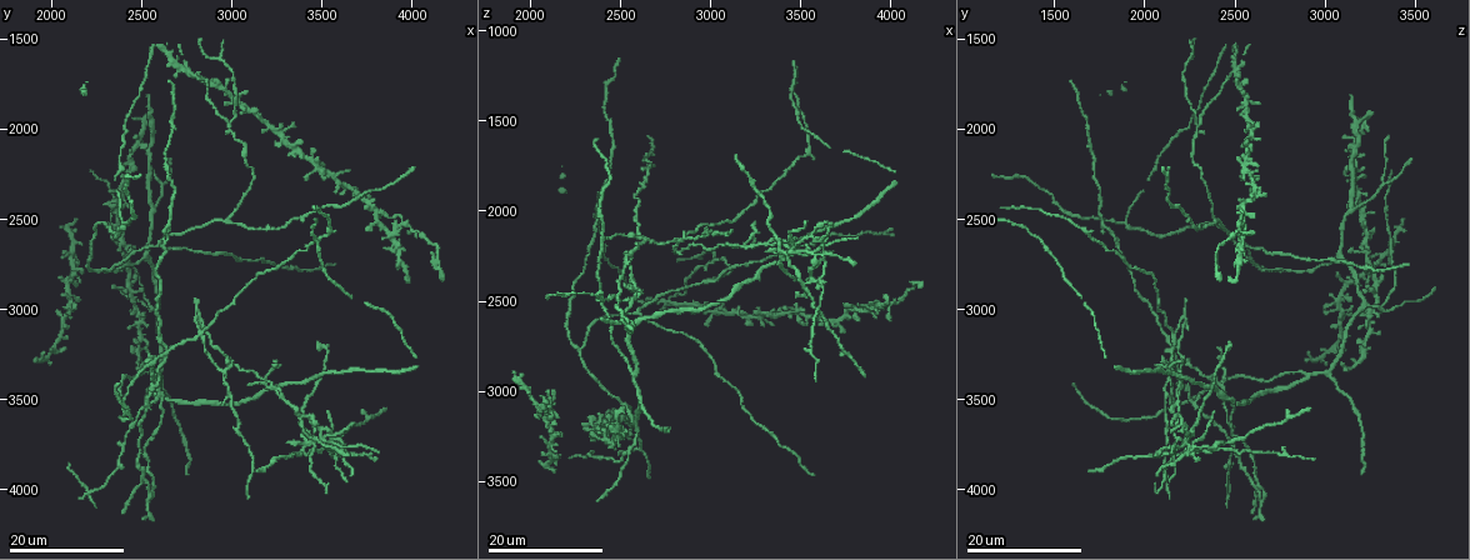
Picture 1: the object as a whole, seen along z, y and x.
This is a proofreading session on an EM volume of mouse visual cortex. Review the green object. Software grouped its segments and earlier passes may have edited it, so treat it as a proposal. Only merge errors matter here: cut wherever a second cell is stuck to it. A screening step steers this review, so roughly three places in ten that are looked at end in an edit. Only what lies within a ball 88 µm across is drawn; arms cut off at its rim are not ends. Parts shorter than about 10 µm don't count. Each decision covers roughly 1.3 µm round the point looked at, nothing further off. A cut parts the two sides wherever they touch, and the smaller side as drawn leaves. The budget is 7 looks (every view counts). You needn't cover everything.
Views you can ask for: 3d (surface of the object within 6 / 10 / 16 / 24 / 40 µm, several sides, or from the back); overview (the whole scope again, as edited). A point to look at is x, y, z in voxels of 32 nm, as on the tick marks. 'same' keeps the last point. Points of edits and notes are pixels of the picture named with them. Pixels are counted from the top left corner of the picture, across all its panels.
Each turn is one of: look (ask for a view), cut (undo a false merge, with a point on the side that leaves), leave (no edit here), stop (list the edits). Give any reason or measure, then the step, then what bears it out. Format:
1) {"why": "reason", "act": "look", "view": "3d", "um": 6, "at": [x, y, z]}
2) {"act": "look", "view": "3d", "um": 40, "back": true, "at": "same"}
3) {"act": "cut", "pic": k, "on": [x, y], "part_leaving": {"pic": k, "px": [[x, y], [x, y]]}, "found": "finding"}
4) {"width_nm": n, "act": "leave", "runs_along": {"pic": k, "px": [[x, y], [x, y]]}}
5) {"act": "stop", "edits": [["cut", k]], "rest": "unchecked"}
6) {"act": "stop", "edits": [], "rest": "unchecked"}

{"why": "arms part here", "act": "look", "view": "3d", "um": 24, "at": [3000, 1980, 2300]}

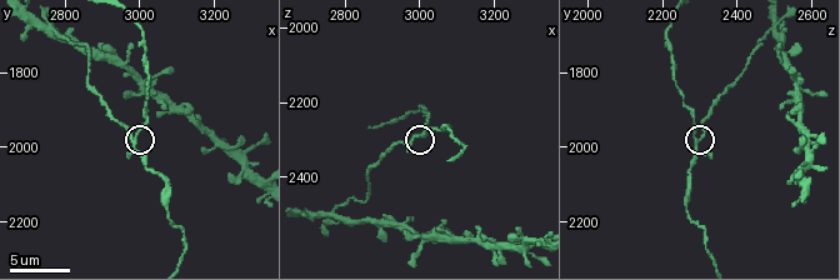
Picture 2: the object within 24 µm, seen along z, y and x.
{"act": "look", "view": "3d", "um": 10, "at": [2990, 1980, 2300]}

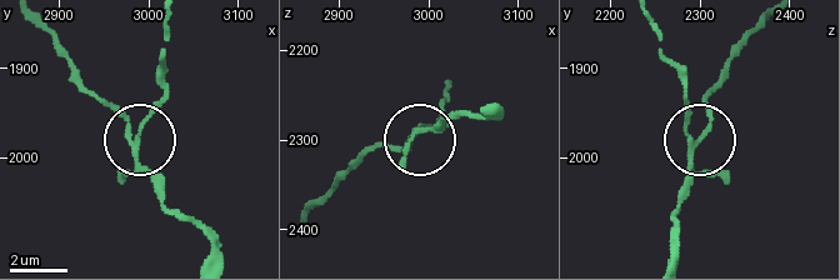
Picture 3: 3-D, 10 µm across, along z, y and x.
{"arms": 3, "act": "cut", "pic": 3, "on": [158, 105], "part_leaving": {"pic": 3, "px": [[134, 138], [163, 89], [163, 25]]}, "found": "two cells meet here"}

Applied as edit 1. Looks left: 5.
{"act": "look", "view": "overview"}

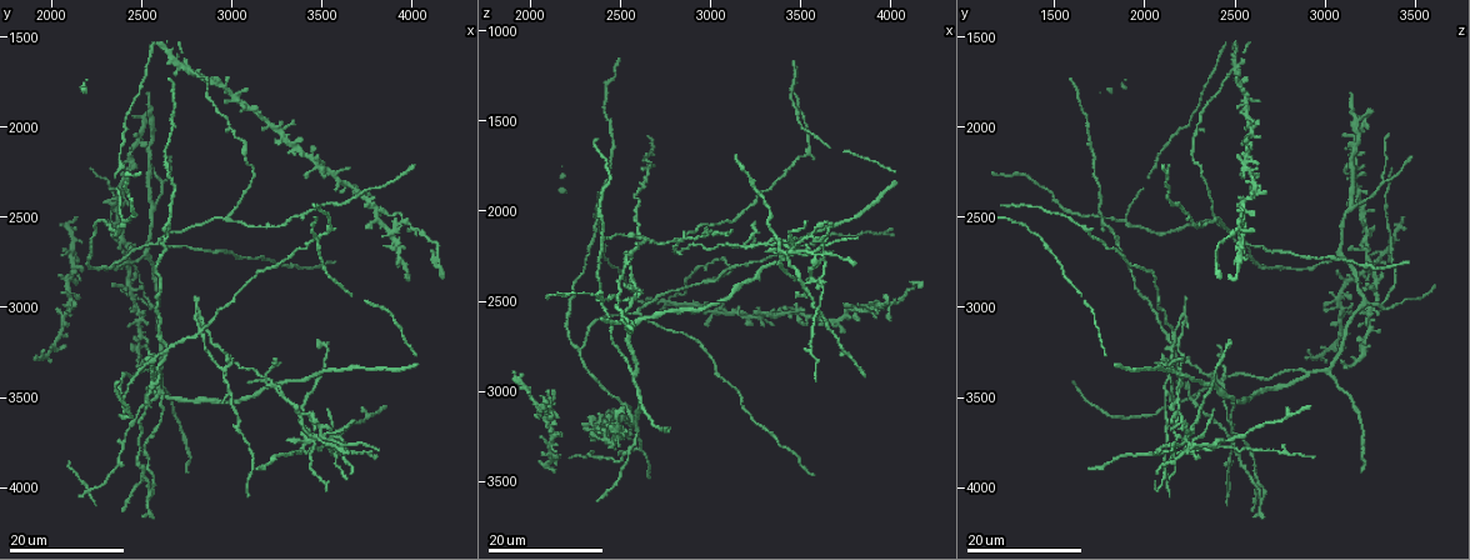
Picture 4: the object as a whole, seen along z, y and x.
{"why": "a fork", "act": "look", "view": "3d", "um": 24, "at": [2260, 2780, 2760]}

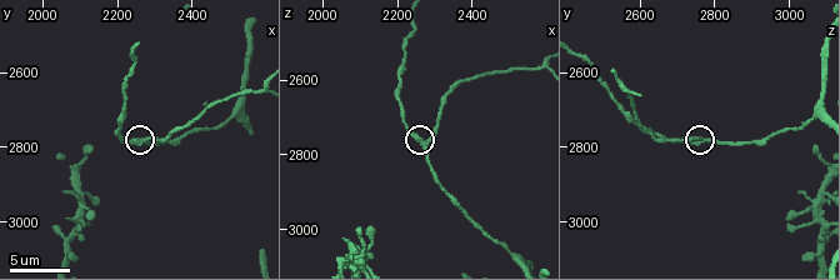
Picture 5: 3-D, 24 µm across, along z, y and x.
{"act": "look", "view": "3d", "um": 6, "at": [2270, 2780, 2770]}

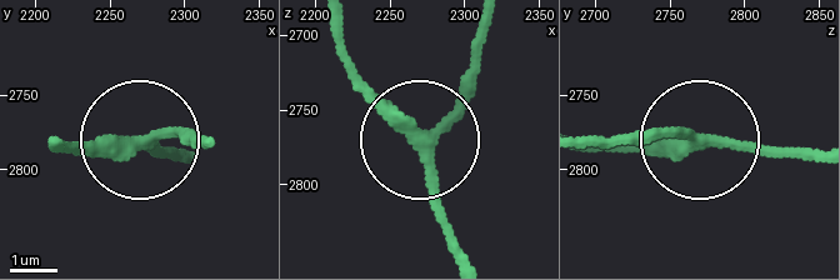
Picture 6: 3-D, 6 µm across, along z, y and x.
{"arms": 3, "act": "leave", "runs_along": {"pic": 6, "px": [[466, 259], [430, 151], [343, 60]]}, "found": "continuous, no second cell"}

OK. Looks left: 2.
{"why": "a fork", "act": "look", "view": "3d", "um": 24, "at": [2600, 3360, 3020]}

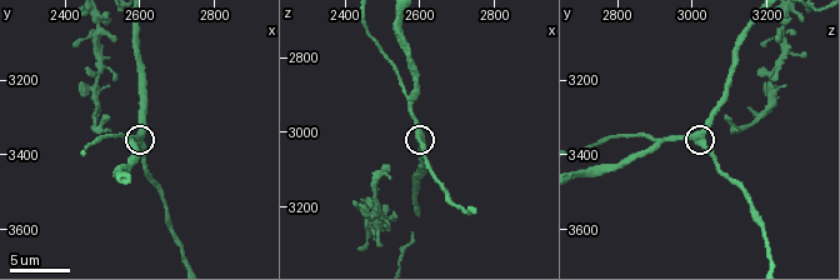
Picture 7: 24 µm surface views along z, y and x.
{"why": "zoom in", "act": "look", "view": "3d", "um": 6, "at": [2590, 3360, 3000]}

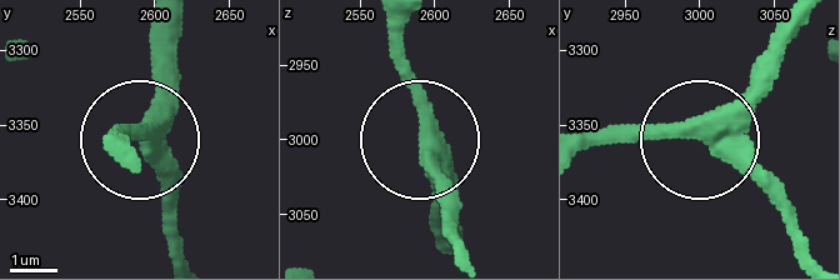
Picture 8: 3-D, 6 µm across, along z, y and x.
{"side_arm_um": 22, "arms": 3, "act": "leave", "found": "one cell here"}

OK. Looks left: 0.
{"act": "stop", "edits": [["cut", 3]], "rest": "unchecked"}

